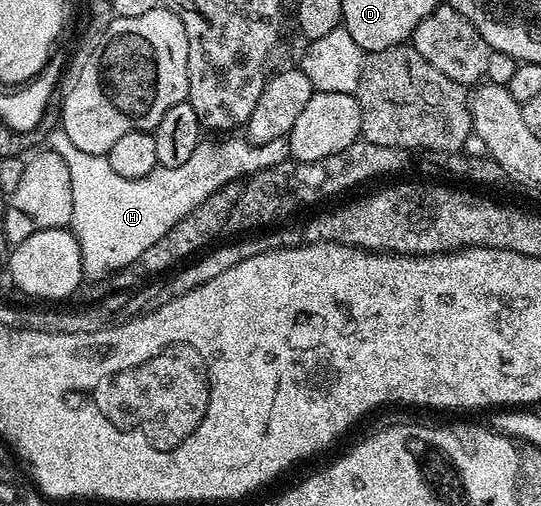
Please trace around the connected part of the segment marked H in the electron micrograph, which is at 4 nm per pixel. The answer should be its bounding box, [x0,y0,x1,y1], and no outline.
[48,128,288,279]

